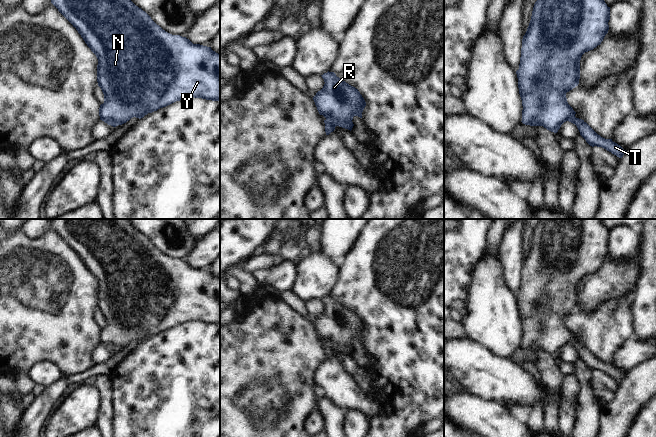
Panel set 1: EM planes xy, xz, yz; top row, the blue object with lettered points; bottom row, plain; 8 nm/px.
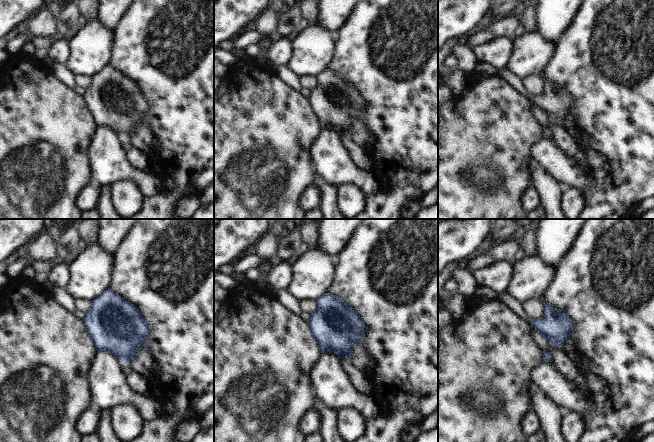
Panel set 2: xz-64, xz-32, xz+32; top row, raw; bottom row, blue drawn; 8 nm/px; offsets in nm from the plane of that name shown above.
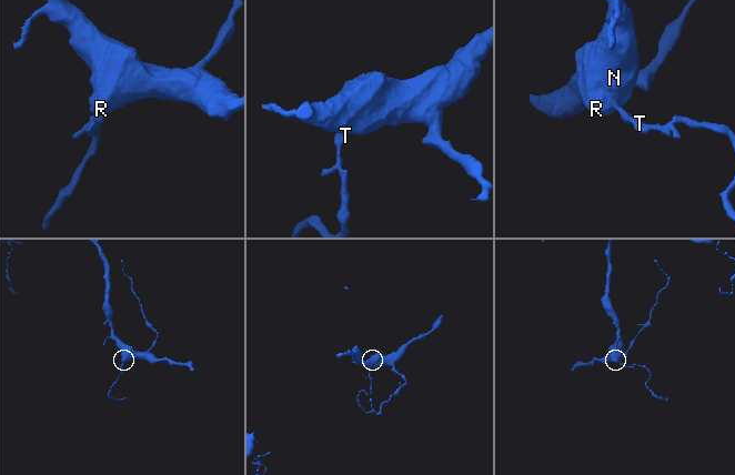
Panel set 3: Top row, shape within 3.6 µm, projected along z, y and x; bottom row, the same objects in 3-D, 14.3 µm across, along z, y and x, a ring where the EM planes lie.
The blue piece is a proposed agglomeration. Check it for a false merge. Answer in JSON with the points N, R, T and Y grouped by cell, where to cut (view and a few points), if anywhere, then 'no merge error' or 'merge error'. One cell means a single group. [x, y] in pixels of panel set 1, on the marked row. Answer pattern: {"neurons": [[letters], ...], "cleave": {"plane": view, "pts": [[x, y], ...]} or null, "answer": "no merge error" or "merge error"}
{"neurons": [["N", "R", "T", "Y"]], "cleave": null, "answer": "no merge error"}

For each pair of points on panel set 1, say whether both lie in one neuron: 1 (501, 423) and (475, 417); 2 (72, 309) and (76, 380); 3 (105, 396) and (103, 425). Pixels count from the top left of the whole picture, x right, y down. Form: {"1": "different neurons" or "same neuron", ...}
{"1": "same neuron", "2": "different neurons", "3": "same neuron"}

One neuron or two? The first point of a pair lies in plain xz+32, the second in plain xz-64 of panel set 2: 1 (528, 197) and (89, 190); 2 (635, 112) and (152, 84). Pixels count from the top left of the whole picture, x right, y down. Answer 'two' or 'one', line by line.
1: one
2: one

